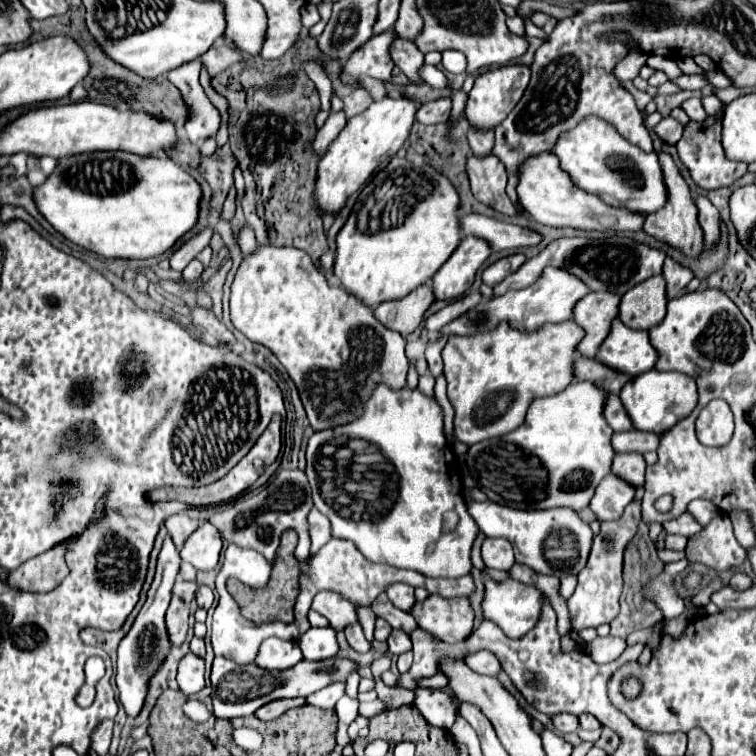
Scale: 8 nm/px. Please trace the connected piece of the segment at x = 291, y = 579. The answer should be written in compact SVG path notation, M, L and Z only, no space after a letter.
M287 531L281 537L277 559L273 563L273 575L271 575L271 581L269 581L269 585L265 589L251 589L251 587L243 585L239 579L229 579L227 581L227 591L239 603L241 615L245 619L249 619L253 623L269 623L269 621L291 623L295 601L297 601L297 595L299 595L299 575L301 575L299 573L301 563L293 555L295 547L297 547L297 535L295 535L295 531Z

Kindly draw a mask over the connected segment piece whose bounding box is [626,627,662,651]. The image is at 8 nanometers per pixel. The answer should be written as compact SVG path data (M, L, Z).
M649 627L630 634L626 642L627 646L633 645L635 642L644 642L653 651L659 646L661 639L662 637L652 627Z

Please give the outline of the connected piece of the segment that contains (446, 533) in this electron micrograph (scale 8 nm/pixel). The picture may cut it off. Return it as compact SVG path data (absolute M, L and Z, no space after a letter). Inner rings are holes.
M377 387L377 391L373 391L371 399L367 401L367 407L365 407L365 415L359 417L355 423L349 423L349 425L343 425L343 427L335 427L331 431L319 431L315 435L311 435L309 439L309 445L307 445L307 477L311 479L311 493L313 493L313 501L315 501L315 507L327 515L331 519L331 529L333 529L333 537L339 537L339 539L349 539L355 543L355 547L371 561L375 563L387 563L387 565L393 565L393 567L401 567L401 569L411 569L411 571L419 571L431 579L459 579L463 575L469 575L471 569L473 569L473 563L471 563L471 549L473 549L473 543L479 535L479 527L477 523L471 519L471 515L467 513L467 503L461 495L461 491L457 489L455 491L455 479L453 477L459 477L459 469L457 469L457 461L453 457L453 451L451 447L447 445L445 441L445 435L443 435L443 409L439 407L439 403L435 399L429 399L425 397L421 391L417 389L399 389L399 391L393 391L389 387ZM339 447L349 447L353 451L353 455L345 457L345 459L337 459L337 455L333 453L333 449L339 449Z

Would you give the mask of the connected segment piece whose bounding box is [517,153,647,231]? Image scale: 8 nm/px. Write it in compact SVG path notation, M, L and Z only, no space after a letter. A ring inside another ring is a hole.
M553 153L533 155L521 165L517 195L525 211L537 223L549 227L573 227L583 231L641 231L647 217L647 213L607 205L599 195L579 189L573 183L571 175L567 175L567 171L561 169L559 159Z

